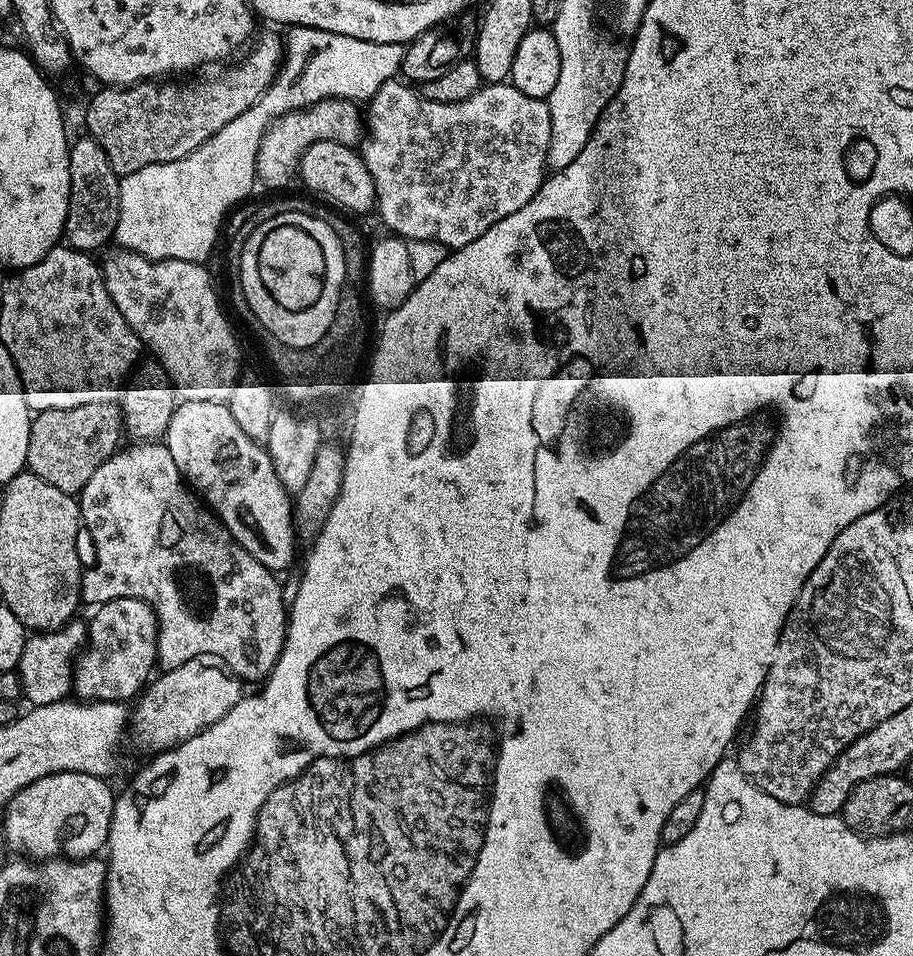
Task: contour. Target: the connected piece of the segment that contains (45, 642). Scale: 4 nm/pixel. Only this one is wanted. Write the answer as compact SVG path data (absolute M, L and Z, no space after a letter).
M80 618L63 624L57 632L37 632L29 635L24 642L22 658L18 665L18 675L23 699L29 705L53 704L69 699L73 691L72 674L74 661L88 643L88 626Z

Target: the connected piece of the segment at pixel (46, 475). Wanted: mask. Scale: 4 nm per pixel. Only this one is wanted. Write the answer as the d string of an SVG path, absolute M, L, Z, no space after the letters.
M87 404L70 410L46 410L32 418L30 442L28 443L27 471L38 478L58 486L58 490L78 494L94 475L94 470L109 460L121 445L122 412L112 404Z

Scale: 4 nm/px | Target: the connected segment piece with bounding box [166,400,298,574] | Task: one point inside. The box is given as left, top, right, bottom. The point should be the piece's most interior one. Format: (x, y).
(236, 479)

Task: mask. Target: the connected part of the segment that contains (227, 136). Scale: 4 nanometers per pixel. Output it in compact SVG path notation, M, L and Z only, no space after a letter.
M295 26L287 29L288 36L284 40L284 58L280 66L279 72L271 86L264 91L258 102L254 102L254 106L250 106L250 110L242 110L242 114L238 114L238 118L234 118L234 122L226 122L226 126L222 126L222 130L218 130L216 136L212 136L202 146L198 146L188 156L184 156L181 160L174 162L162 162L161 164L151 164L150 166L142 166L142 170L134 170L134 174L123 177L120 180L120 209L118 210L118 226L114 237L115 243L125 252L136 252L140 256L144 256L148 260L185 260L186 262L194 262L195 264L207 261L207 256L211 254L212 247L216 244L216 239L221 239L222 229L226 224L226 217L233 211L234 206L239 200L244 200L252 192L252 187L257 187L256 178L256 159L258 158L258 150L260 143L264 138L264 133L271 127L273 121L277 117L285 116L288 112L296 112L300 108L308 108L312 104L317 104L323 100L351 100L353 102L367 102L377 92L382 85L388 80L397 79L400 67L404 61L403 44L379 44L378 42L366 42L358 38L350 38L346 34L334 34L326 30L318 30L317 28L298 28Z

